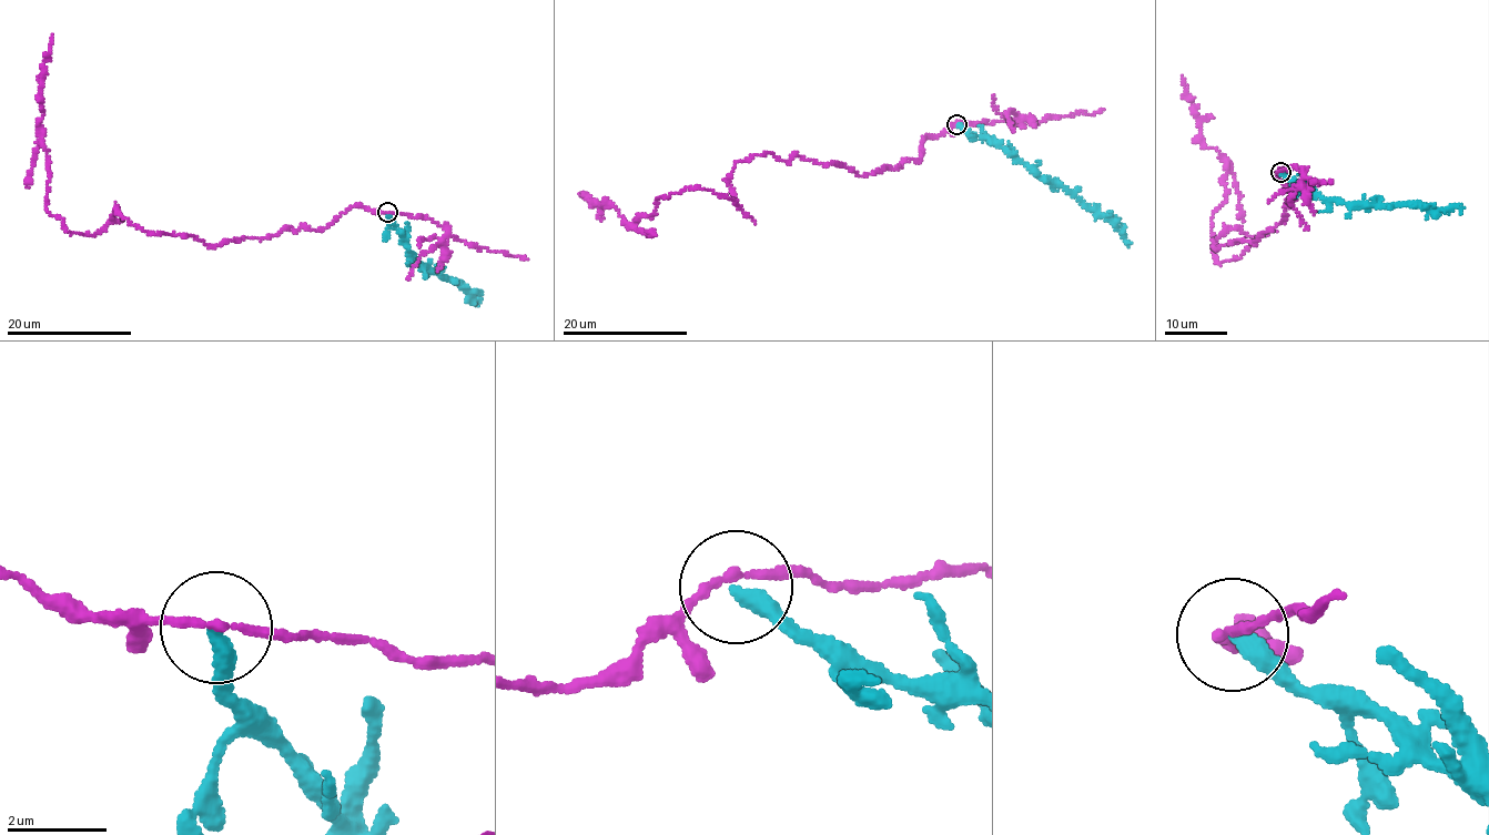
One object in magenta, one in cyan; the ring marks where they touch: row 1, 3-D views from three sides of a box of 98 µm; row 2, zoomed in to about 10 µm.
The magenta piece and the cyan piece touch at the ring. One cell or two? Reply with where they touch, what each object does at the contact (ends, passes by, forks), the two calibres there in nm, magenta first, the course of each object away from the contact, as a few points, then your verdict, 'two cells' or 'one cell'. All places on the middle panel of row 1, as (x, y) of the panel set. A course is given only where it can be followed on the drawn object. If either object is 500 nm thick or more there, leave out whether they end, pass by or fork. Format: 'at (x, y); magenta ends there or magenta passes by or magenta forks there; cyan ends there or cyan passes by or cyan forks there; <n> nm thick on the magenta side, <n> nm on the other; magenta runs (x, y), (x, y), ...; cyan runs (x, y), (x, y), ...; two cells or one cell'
at (956, 124); magenta passes by; cyan ends there; 150 nm thick on the magenta side, 360 nm on the other; magenta runs (955, 123), (920, 161), (872, 173), (763, 153), (736, 163), (737, 205), (687, 187), (631, 225), (580, 194); cyan runs (955, 124), (992, 141), (1033, 172), (1064, 186), (1111, 223), (1128, 242); two cells

